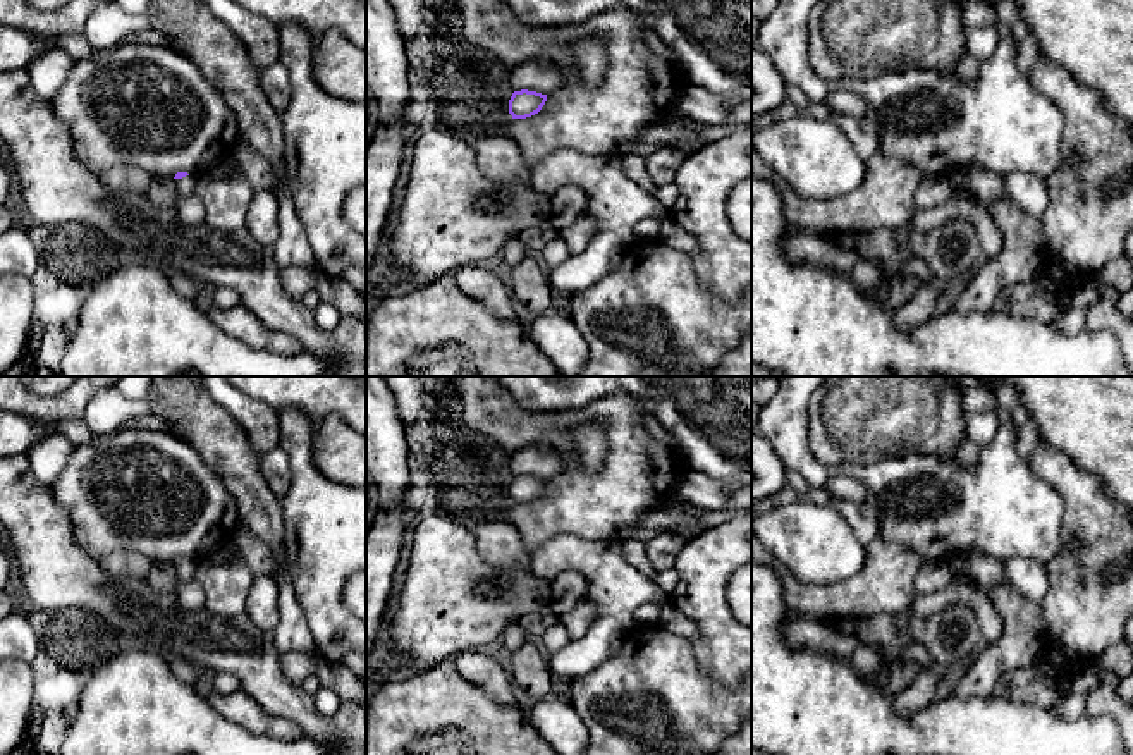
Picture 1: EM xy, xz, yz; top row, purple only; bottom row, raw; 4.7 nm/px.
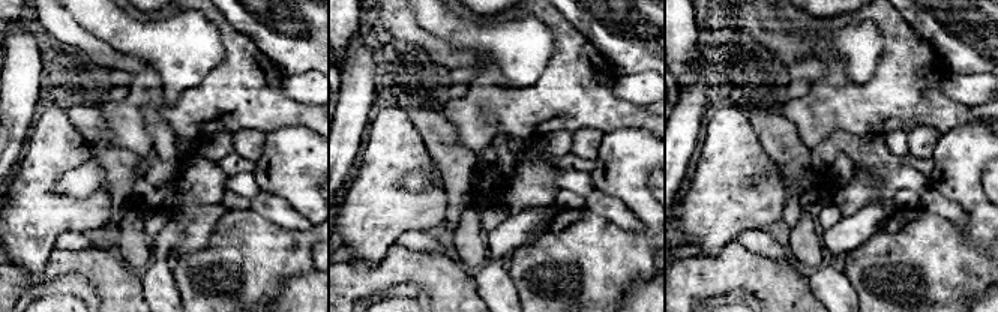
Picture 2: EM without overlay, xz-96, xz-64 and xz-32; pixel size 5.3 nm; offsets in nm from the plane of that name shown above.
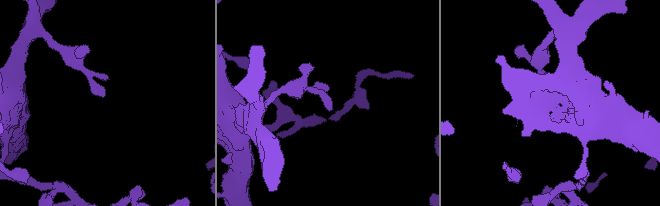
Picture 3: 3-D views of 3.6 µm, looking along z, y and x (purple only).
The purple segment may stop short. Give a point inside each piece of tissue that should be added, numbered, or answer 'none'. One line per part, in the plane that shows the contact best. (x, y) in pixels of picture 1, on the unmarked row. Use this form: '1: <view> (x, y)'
1: xy (189, 595)

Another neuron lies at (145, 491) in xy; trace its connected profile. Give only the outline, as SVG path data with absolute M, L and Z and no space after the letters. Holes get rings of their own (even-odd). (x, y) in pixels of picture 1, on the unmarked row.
M126 428L96 435L76 445L50 490L69 514L74 542L96 559L132 550L151 562L175 562L177 557L199 562L230 542L241 525L225 482L175 430Z

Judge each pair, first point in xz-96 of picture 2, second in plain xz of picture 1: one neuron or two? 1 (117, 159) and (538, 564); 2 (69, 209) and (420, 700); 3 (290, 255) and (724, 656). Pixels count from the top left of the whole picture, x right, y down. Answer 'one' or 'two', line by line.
1: two
2: two
3: two

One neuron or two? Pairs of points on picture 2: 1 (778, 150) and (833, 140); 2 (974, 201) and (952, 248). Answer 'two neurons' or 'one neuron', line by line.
1: two neurons
2: two neurons

